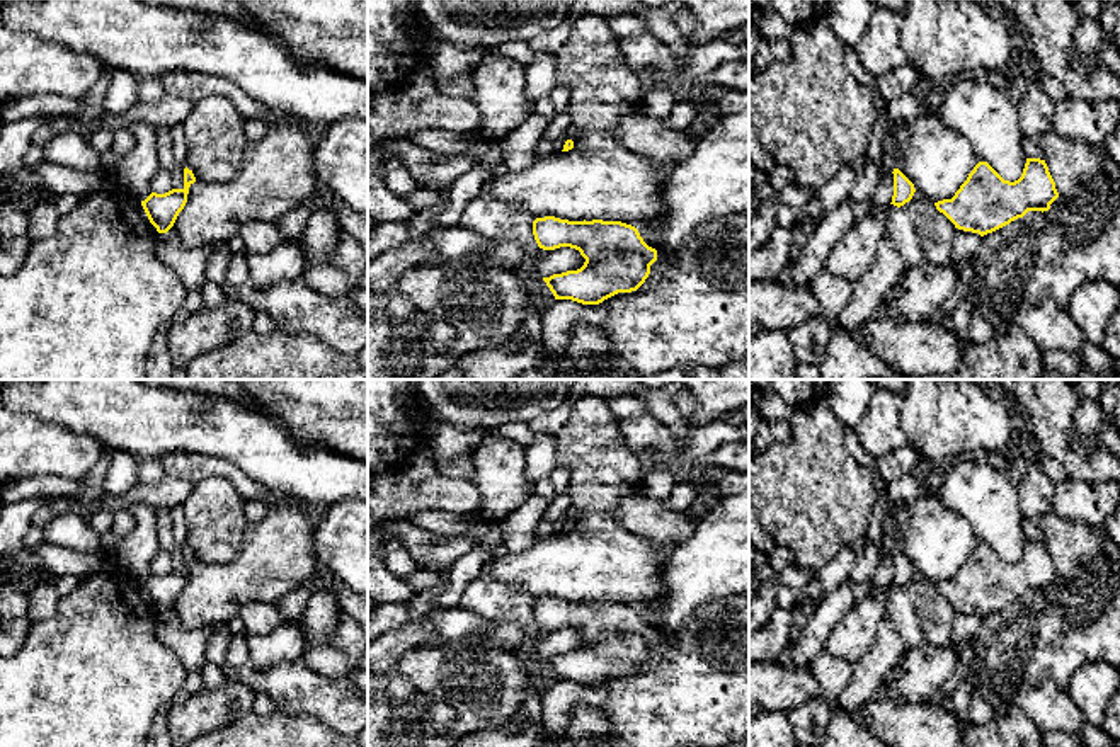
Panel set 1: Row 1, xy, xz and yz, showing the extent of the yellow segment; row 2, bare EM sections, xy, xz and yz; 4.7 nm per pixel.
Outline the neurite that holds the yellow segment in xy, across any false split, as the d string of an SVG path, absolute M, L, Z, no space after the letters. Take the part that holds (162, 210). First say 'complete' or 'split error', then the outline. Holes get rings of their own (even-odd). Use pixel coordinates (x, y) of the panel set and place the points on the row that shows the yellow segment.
complete | M184 168L184 187L165 194L151 192L141 206L158 233L167 233L187 202L189 187L196 182L192 170Z

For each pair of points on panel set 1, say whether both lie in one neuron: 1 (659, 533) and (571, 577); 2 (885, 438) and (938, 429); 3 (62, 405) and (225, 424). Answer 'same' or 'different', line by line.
1: different
2: different
3: same

